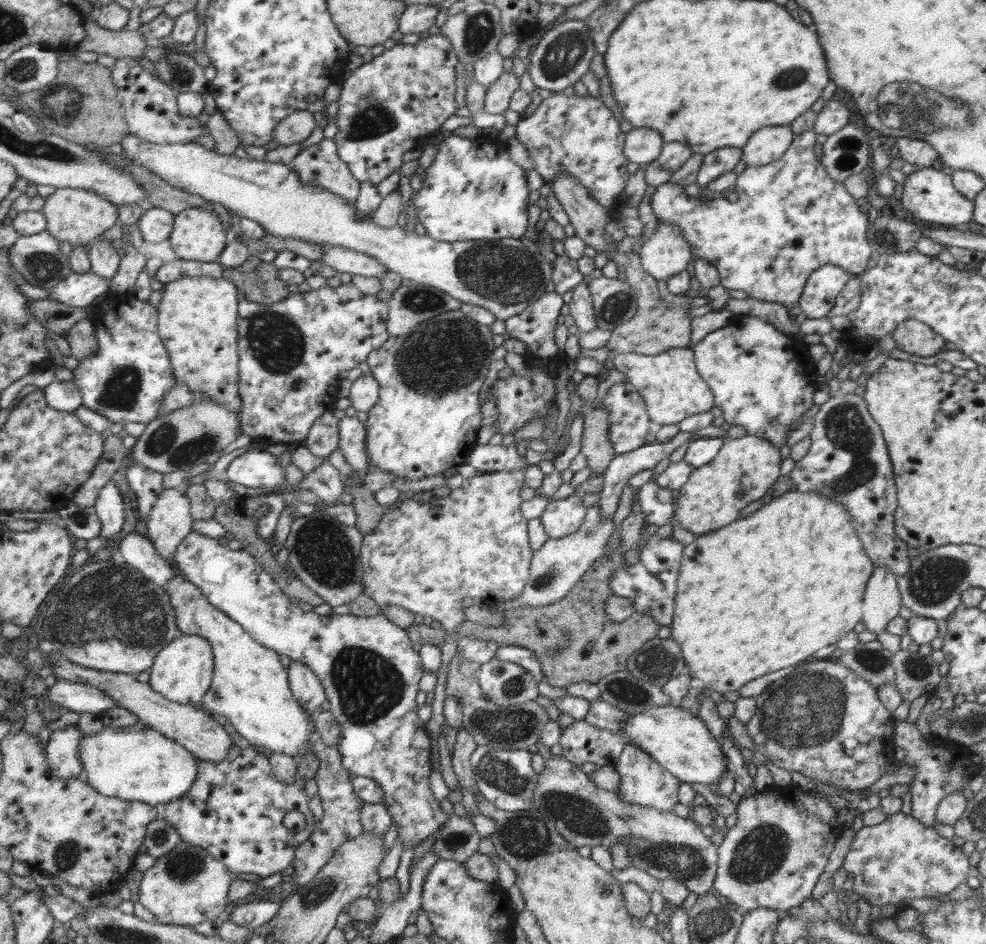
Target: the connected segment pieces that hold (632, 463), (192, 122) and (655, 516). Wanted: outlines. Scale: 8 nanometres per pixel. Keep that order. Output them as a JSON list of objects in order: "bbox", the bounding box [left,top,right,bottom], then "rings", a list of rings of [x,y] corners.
[{"bbox":[600,432,695,518],"rings":[[[682,432],[673,436],[668,442],[646,443],[629,453],[616,454],[605,470],[600,500],[603,518],[613,518],[620,502],[622,488],[637,472],[654,469],[660,462],[668,458],[674,450],[689,442],[695,432]]]},{"bbox":[111,57,208,145],"rings":[[[124,57],[116,59],[111,68],[111,79],[117,88],[117,96],[121,98],[120,108],[129,127],[129,134],[148,143],[170,145],[179,143],[195,143],[208,132],[208,128],[198,122],[197,117],[185,117],[178,108],[176,91],[160,79],[144,69],[136,59]]]},{"bbox":[637,480,678,527],"rings":[[[652,480],[641,486],[637,496],[649,524],[660,527],[670,522],[673,527],[678,525],[675,519],[677,504],[672,501],[672,491],[663,489]]]}]

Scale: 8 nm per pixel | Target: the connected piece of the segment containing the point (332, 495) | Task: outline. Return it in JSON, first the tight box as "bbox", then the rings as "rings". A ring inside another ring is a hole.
{"bbox":[296,460,346,505],"rings":[[[324,460],[320,466],[305,474],[296,486],[315,492],[325,503],[332,505],[342,498],[346,483],[340,479],[340,472]]]}

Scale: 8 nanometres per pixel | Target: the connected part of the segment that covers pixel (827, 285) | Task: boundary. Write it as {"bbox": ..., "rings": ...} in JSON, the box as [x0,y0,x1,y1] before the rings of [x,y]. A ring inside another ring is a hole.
{"bbox":[799,265,852,318],"rings":[[[824,265],[810,274],[799,298],[799,306],[807,318],[824,318],[840,302],[840,291],[852,278],[836,265]]]}

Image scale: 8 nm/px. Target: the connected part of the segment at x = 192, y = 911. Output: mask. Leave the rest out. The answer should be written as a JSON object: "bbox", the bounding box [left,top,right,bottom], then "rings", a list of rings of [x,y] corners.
{"bbox":[138,841,233,927],"rings":[[[182,841],[168,854],[157,858],[154,865],[143,872],[138,900],[155,916],[158,923],[188,927],[205,920],[214,921],[224,913],[224,910],[231,908],[227,904],[230,884],[233,882],[230,873],[225,864],[212,858],[211,854],[208,854],[201,846],[188,845],[187,842]]]}

